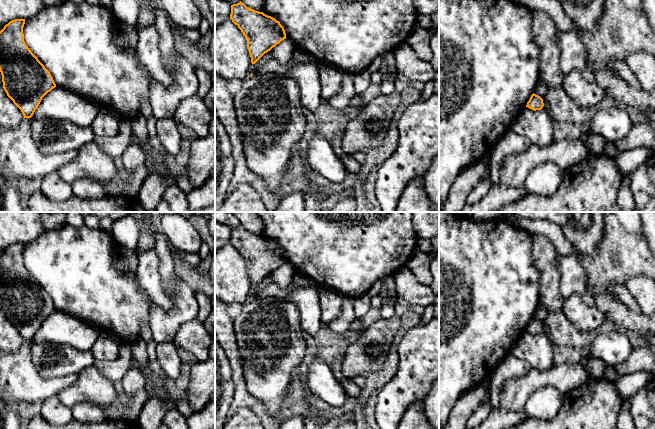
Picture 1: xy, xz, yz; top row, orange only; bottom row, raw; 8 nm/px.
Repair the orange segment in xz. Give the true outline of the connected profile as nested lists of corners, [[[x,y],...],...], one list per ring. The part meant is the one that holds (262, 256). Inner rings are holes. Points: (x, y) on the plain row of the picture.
[[[241,225],[231,229],[230,243],[247,264],[251,287],[286,263],[284,251],[275,242],[247,231]]]

